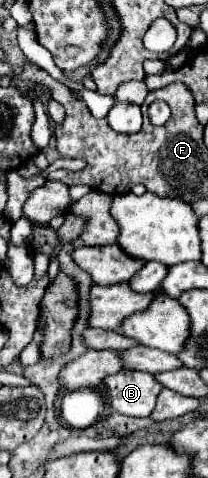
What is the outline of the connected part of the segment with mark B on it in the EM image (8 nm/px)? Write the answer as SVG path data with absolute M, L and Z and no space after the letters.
M121 370L103 380L109 404L125 416L149 416L163 390L155 376L139 370Z

